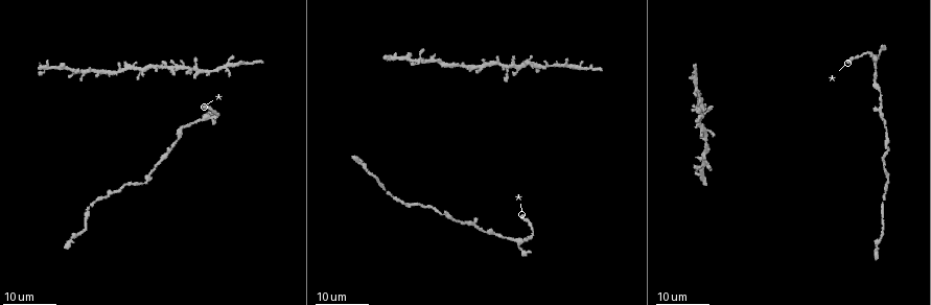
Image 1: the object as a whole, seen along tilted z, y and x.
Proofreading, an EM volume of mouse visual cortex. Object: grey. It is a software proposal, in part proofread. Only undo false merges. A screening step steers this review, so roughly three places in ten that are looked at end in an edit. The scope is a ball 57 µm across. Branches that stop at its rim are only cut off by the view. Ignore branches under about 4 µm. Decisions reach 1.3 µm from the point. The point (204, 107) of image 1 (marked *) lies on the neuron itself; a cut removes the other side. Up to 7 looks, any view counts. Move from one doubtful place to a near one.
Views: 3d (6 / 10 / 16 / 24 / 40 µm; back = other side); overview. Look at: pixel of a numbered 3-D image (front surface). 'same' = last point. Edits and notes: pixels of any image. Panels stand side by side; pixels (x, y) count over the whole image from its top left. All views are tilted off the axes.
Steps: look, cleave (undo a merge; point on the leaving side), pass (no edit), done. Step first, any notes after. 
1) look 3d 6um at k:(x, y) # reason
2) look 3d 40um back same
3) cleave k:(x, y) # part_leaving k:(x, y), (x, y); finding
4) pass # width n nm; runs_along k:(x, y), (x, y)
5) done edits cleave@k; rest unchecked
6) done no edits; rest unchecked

look 3d 24um at 1:(885, 147) # sudden change in width

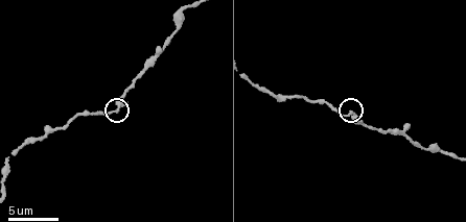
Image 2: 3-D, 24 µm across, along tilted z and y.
look 3d 6um at 2:(351, 113)

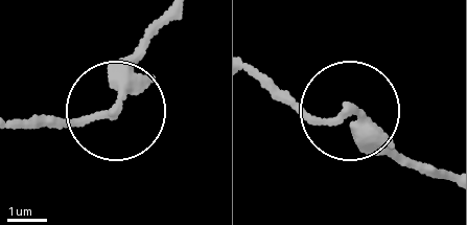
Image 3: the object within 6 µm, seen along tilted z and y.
look 3d 6um back at 3:(118, 104) # from behind

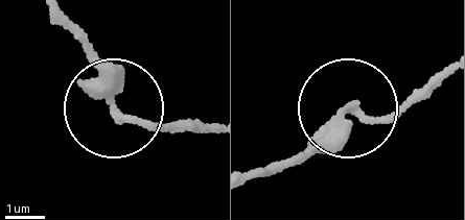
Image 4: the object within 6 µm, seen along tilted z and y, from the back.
pass # runs_along 4:(50, 9), (132, 121), (192, 129); one neuron here

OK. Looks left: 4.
look 3d 24um at 1:(215, 116) # three arms meet

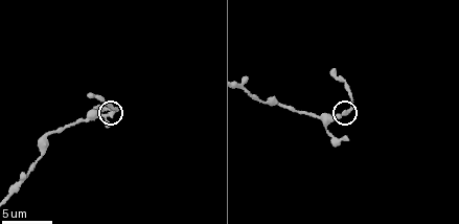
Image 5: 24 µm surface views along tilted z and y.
look 3d 6um at 5:(346, 112) # closer look

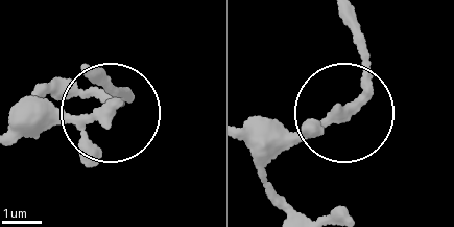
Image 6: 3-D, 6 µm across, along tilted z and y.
pass # width 230 nm; one neuron here

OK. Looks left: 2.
look 3d 16um at 1:(169, 68) # a fork

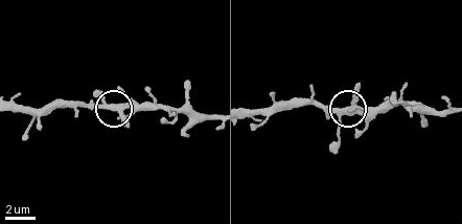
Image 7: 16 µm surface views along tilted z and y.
look 3d 10um at 7:(110, 109)

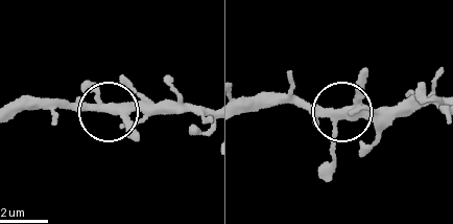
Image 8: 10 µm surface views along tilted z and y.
pass # width 320 nm; one neuron here

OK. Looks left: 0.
done no edits; rest unchecked

